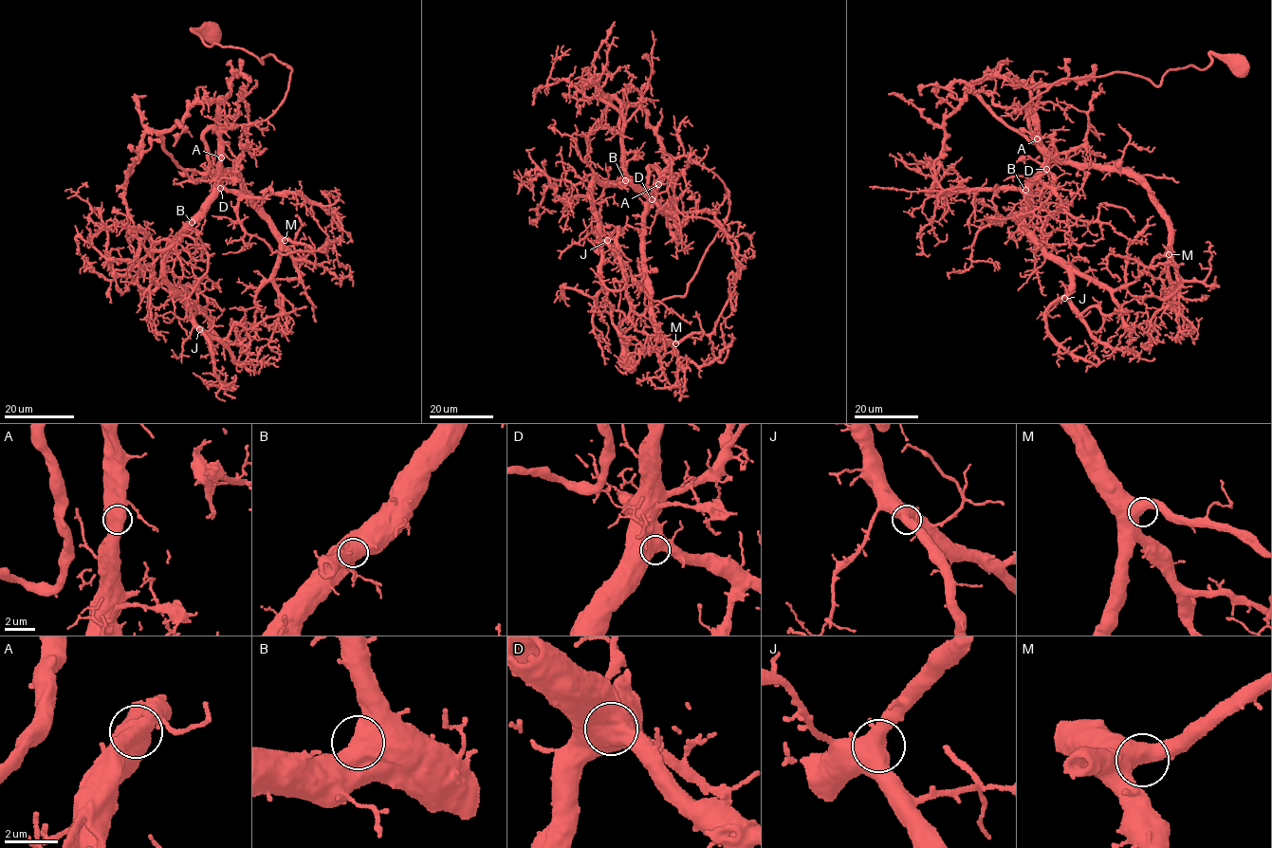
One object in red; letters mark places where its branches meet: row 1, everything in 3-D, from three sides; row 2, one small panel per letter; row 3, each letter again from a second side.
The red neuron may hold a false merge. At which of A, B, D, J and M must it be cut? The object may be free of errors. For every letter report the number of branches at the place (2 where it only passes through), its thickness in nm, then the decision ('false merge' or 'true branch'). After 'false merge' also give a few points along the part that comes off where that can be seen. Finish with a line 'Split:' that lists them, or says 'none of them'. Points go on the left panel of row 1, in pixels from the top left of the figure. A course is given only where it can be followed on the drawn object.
A: branches 1; calibre 1000 nm; true branch
B: branches 1; calibre 850 nm; true branch
D: branches 2; calibre 650 nm; true branch
J: branches 2; calibre 600 nm; true branch
M: branches 2; calibre 550 nm; true branch
Split: none of them

